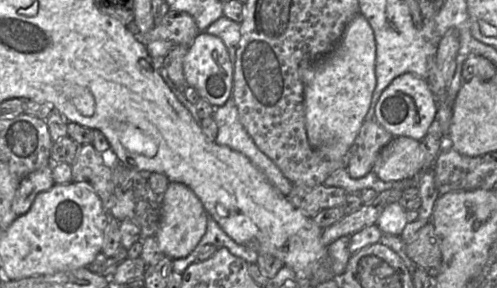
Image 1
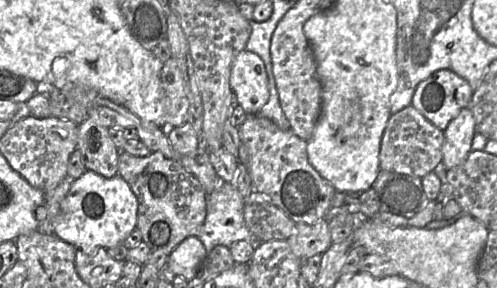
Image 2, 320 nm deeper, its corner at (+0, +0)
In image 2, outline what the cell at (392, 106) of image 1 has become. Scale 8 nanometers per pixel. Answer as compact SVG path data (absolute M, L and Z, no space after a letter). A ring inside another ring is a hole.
M439 70L415 89L411 106L444 131L462 109L469 108L474 90L450 70Z

